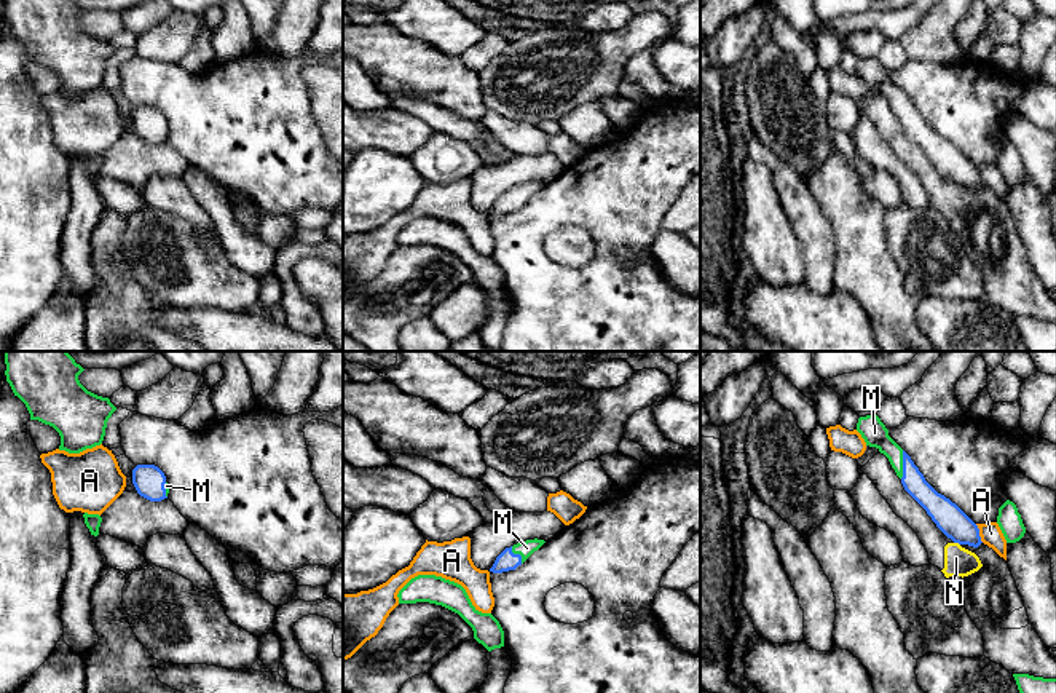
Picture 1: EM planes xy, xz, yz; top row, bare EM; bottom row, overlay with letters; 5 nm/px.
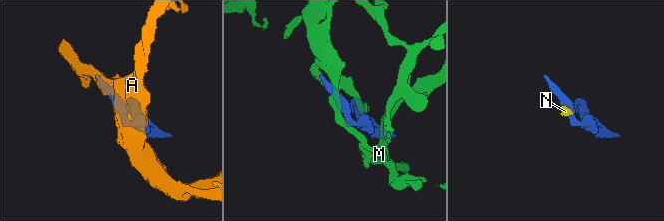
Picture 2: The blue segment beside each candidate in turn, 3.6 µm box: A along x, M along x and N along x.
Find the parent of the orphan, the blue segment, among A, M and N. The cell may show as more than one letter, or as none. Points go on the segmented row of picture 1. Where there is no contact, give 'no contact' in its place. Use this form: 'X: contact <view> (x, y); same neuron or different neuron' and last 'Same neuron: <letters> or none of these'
A: contact yz (978, 534); different neuron
M: contact yz (903, 465); same neuron
N: contact yz (957, 542); different neuron
Same neuron: M

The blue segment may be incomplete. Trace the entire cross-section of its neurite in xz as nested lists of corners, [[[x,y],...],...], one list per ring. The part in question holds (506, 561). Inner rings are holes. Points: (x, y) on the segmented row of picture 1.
[[[526,540],[523,543],[517,543],[510,548],[506,548],[495,560],[490,572],[502,573],[509,570],[515,570],[522,565],[534,551],[538,551],[546,541],[544,540]]]

